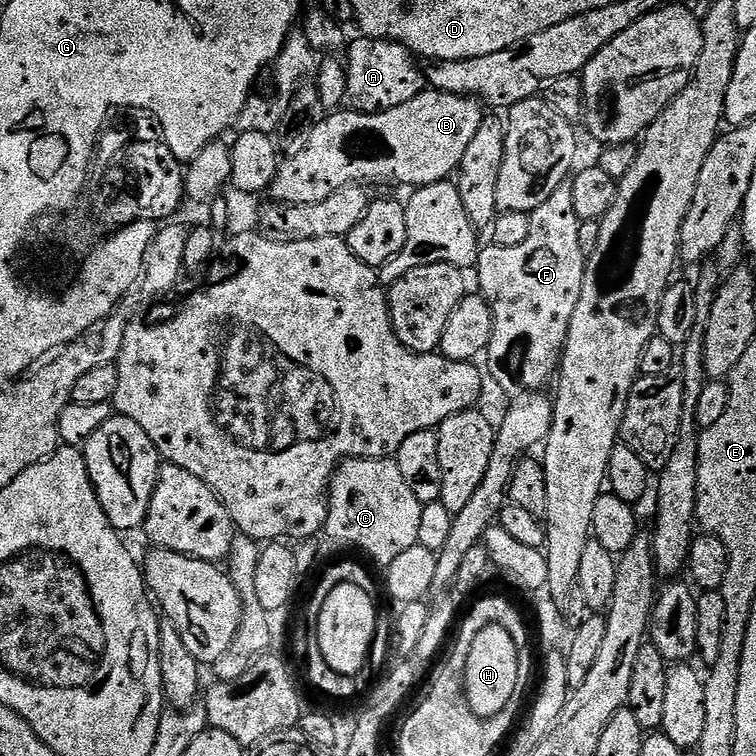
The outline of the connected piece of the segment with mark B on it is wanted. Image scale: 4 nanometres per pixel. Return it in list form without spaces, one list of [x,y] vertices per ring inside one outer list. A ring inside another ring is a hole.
[[[435,90],[419,92],[410,102],[385,112],[344,111],[317,119],[298,154],[277,167],[270,187],[273,201],[287,205],[322,202],[346,186],[368,182],[364,180],[411,186],[448,180],[459,169],[462,154],[486,115],[479,100]]]

